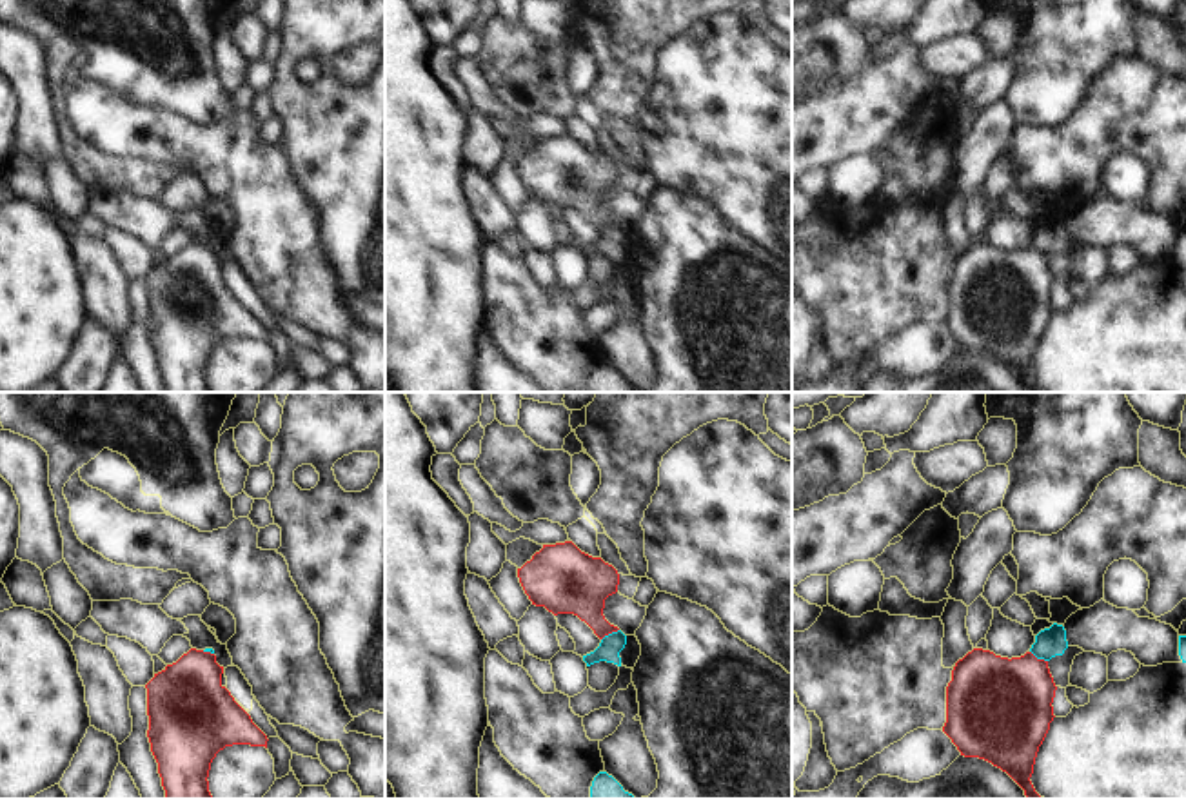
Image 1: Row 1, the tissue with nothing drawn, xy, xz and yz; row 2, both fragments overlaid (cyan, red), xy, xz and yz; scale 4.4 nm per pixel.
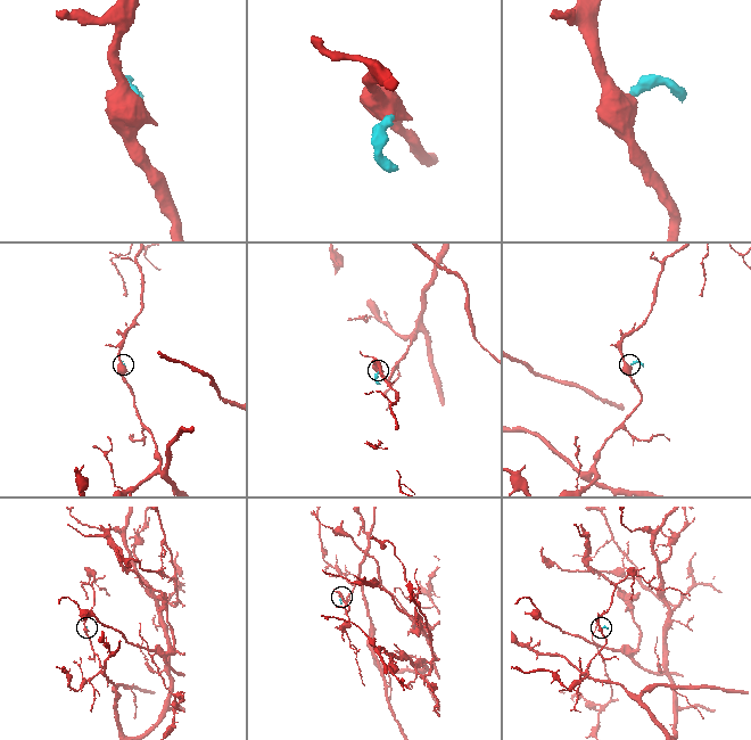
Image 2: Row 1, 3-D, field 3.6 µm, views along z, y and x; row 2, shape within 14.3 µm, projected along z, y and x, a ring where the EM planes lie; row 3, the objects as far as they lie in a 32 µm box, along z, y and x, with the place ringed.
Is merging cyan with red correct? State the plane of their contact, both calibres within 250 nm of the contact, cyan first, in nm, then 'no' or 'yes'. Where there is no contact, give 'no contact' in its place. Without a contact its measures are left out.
contact in xz; calibres 100 and 240 nm; no

